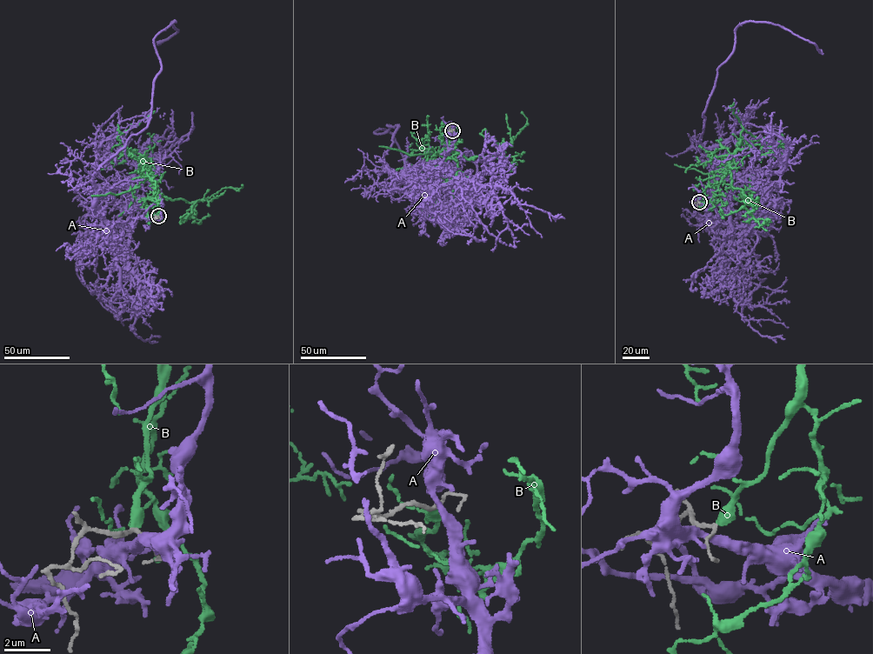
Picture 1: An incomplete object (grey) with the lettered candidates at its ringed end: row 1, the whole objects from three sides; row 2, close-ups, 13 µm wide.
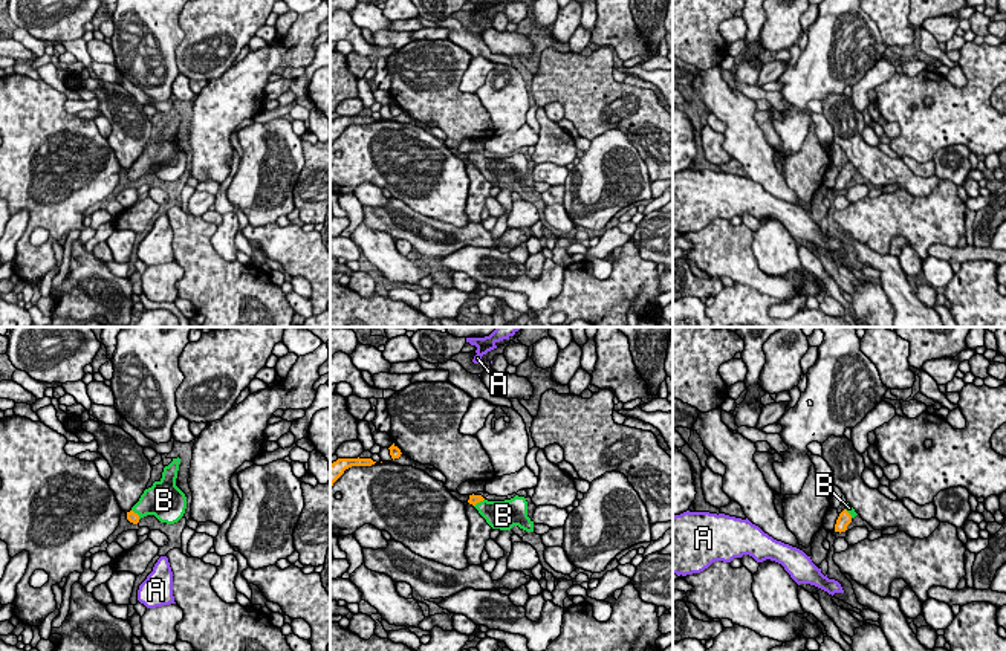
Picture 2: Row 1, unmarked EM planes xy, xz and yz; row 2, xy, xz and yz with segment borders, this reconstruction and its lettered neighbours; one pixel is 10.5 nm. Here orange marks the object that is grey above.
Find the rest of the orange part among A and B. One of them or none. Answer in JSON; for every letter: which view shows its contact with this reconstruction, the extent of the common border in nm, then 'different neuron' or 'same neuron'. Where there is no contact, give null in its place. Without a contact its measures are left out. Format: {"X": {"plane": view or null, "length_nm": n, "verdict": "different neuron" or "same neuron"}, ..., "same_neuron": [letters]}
{"A": {"plane": null, "verdict": "different neuron"}, "B": {"plane": "xy", "length_nm": 140, "verdict": "same neuron"}, "same_neuron": ["B"]}

